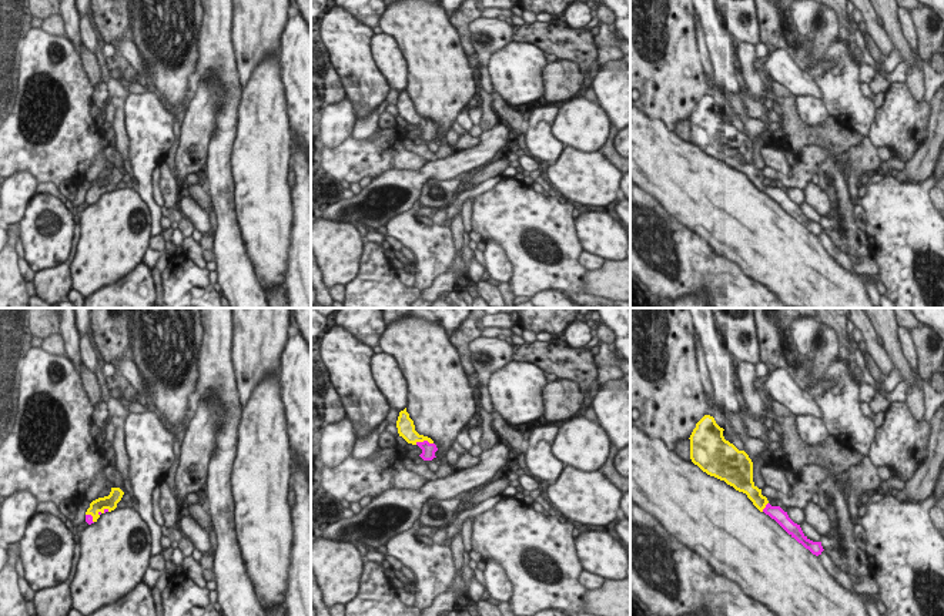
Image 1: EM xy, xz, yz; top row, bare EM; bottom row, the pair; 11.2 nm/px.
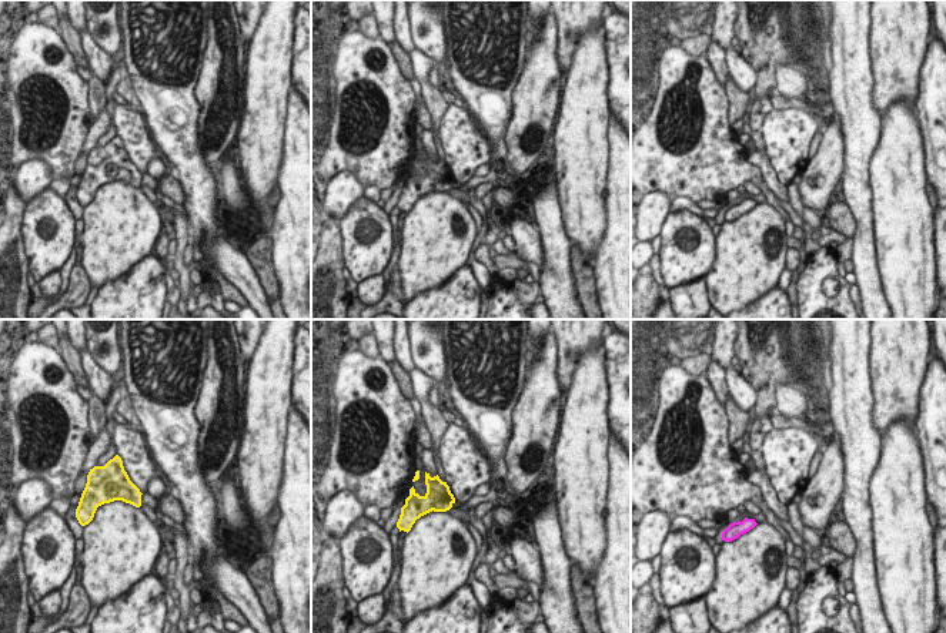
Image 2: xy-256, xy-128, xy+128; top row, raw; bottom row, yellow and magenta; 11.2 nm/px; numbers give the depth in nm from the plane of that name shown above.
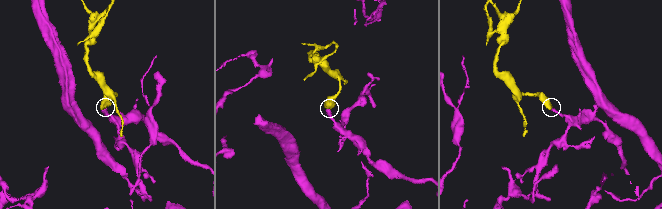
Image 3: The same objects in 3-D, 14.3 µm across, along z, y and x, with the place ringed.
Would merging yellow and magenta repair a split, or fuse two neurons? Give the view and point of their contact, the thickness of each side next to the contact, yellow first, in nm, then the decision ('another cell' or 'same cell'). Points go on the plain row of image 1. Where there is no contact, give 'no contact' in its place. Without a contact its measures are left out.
xz (424, 120) | 190/160 nm | same cell

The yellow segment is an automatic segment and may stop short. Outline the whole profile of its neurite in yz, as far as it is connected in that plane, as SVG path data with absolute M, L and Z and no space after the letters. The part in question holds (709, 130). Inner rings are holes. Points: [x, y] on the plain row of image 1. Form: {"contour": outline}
{"contour": "M704 96L690 116L690 140L703 153L724 161L743 173L760 191L774 200L791 218L819 237L824 231L821 222L810 221L780 187L771 187L753 163L753 143L744 131L739 131L724 120L723 108L714 98Z"}

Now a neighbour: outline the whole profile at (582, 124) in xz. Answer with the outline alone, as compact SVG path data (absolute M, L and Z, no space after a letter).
M585 97L559 104L552 134L565 145L580 151L597 151L607 140L610 120L606 111Z

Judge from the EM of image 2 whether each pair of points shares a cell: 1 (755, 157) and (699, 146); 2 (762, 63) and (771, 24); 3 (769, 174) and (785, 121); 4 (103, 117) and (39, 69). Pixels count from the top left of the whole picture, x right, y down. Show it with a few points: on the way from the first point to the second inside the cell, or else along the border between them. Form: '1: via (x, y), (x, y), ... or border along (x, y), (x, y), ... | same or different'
1: border along (748, 161), (759, 168), (764, 180) | different
2: via (762, 53), (762, 34) | same
3: border along (764, 151), (776, 178), (785, 187) | different
4: border along (90, 124), (83, 150), (77, 156) | different

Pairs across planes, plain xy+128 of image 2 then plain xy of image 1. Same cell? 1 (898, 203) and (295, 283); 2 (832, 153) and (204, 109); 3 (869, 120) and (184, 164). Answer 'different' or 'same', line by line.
1: different
2: same
3: different

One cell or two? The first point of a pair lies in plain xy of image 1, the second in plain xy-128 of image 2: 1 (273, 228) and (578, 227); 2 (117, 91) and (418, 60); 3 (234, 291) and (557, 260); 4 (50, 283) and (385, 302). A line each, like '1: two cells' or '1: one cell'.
1: one cell
2: one cell
3: one cell
4: two cells

